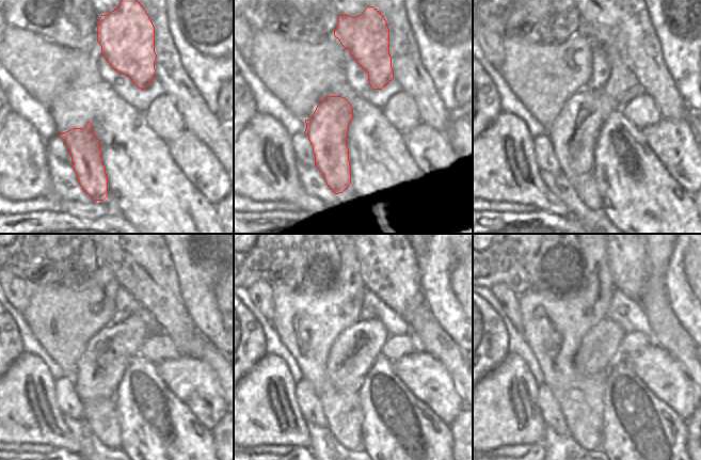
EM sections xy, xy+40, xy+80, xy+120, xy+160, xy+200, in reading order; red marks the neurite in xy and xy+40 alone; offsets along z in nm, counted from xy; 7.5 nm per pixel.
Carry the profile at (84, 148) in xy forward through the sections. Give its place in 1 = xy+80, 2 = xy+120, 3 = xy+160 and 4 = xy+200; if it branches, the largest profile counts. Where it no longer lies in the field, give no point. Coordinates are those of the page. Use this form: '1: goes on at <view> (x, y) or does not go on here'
1: goes on at xy+80 (573, 135)
2: goes on at xy+120 (108, 353)
3: goes on at xy+160 (353, 352)
4: goes on at xy+200 (600, 347)

